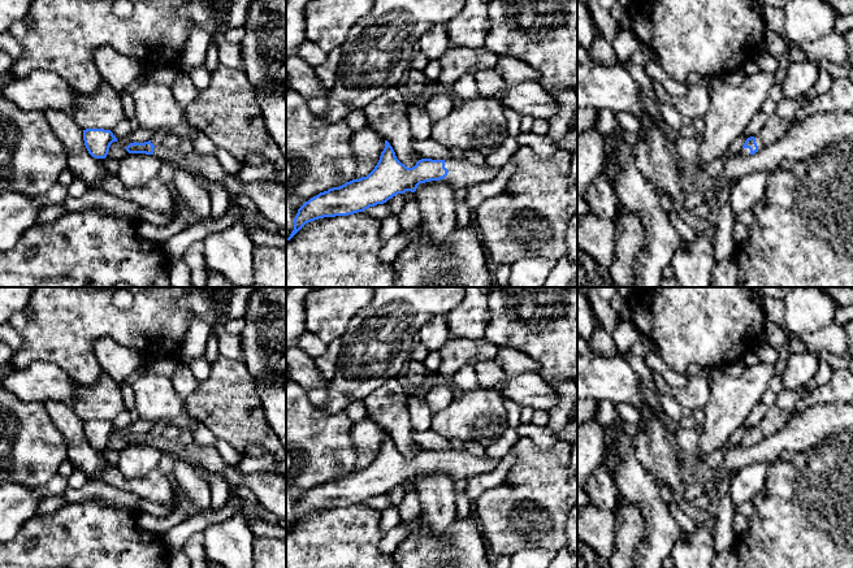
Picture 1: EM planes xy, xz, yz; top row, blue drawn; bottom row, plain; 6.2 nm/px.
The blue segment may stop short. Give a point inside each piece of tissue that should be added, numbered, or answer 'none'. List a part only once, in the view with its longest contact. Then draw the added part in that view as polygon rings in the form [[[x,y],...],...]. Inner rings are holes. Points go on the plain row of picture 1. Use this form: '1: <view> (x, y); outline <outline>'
1: xz (463, 464); outline [[[468,447],[463,451],[445,451],[449,461],[445,472],[454,480],[467,480],[476,474],[485,474],[494,471],[499,460],[490,459],[484,451]]]

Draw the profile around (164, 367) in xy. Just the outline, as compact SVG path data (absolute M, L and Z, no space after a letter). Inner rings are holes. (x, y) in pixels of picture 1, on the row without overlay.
M157 359L152 361L144 361L144 364L140 365L134 373L131 373L126 380L120 382L120 386L131 386L147 370L160 376L165 376L172 380L178 365L179 361L173 359Z

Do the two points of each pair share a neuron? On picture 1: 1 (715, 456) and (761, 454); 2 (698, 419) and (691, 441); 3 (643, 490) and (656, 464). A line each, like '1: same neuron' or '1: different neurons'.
1: different neurons
2: same neuron
3: different neurons

